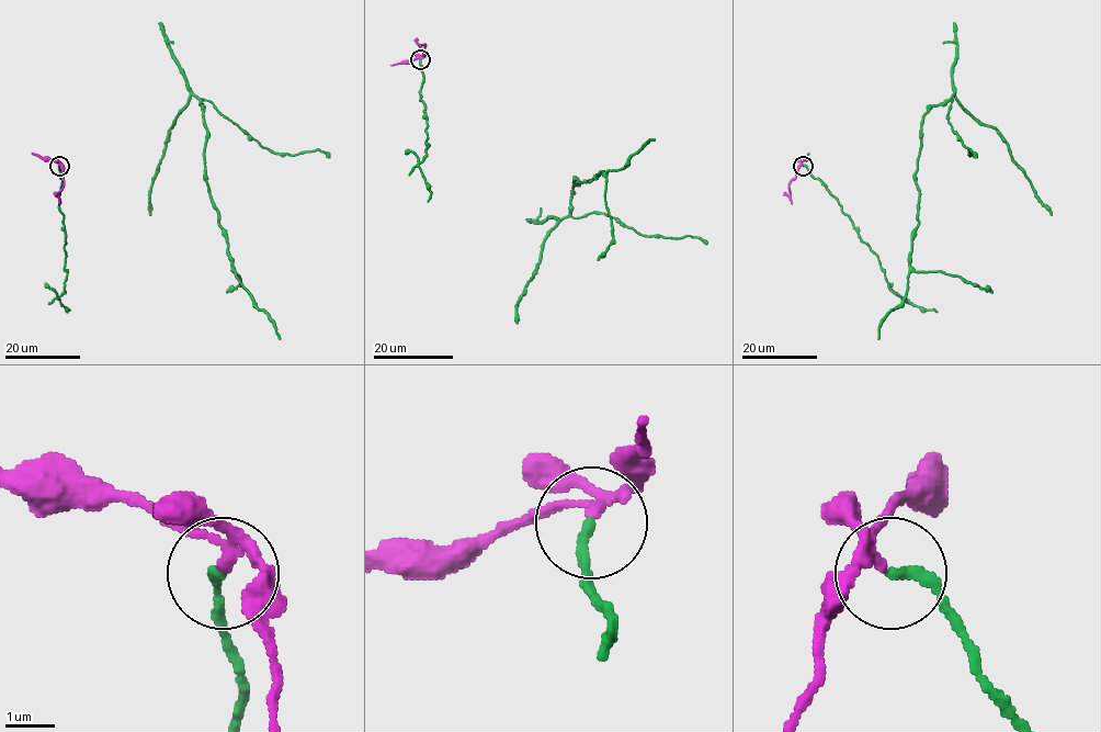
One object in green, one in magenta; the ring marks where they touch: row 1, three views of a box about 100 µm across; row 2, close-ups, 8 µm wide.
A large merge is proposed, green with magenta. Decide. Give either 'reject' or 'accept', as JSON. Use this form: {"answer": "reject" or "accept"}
{"answer": "reject"}

